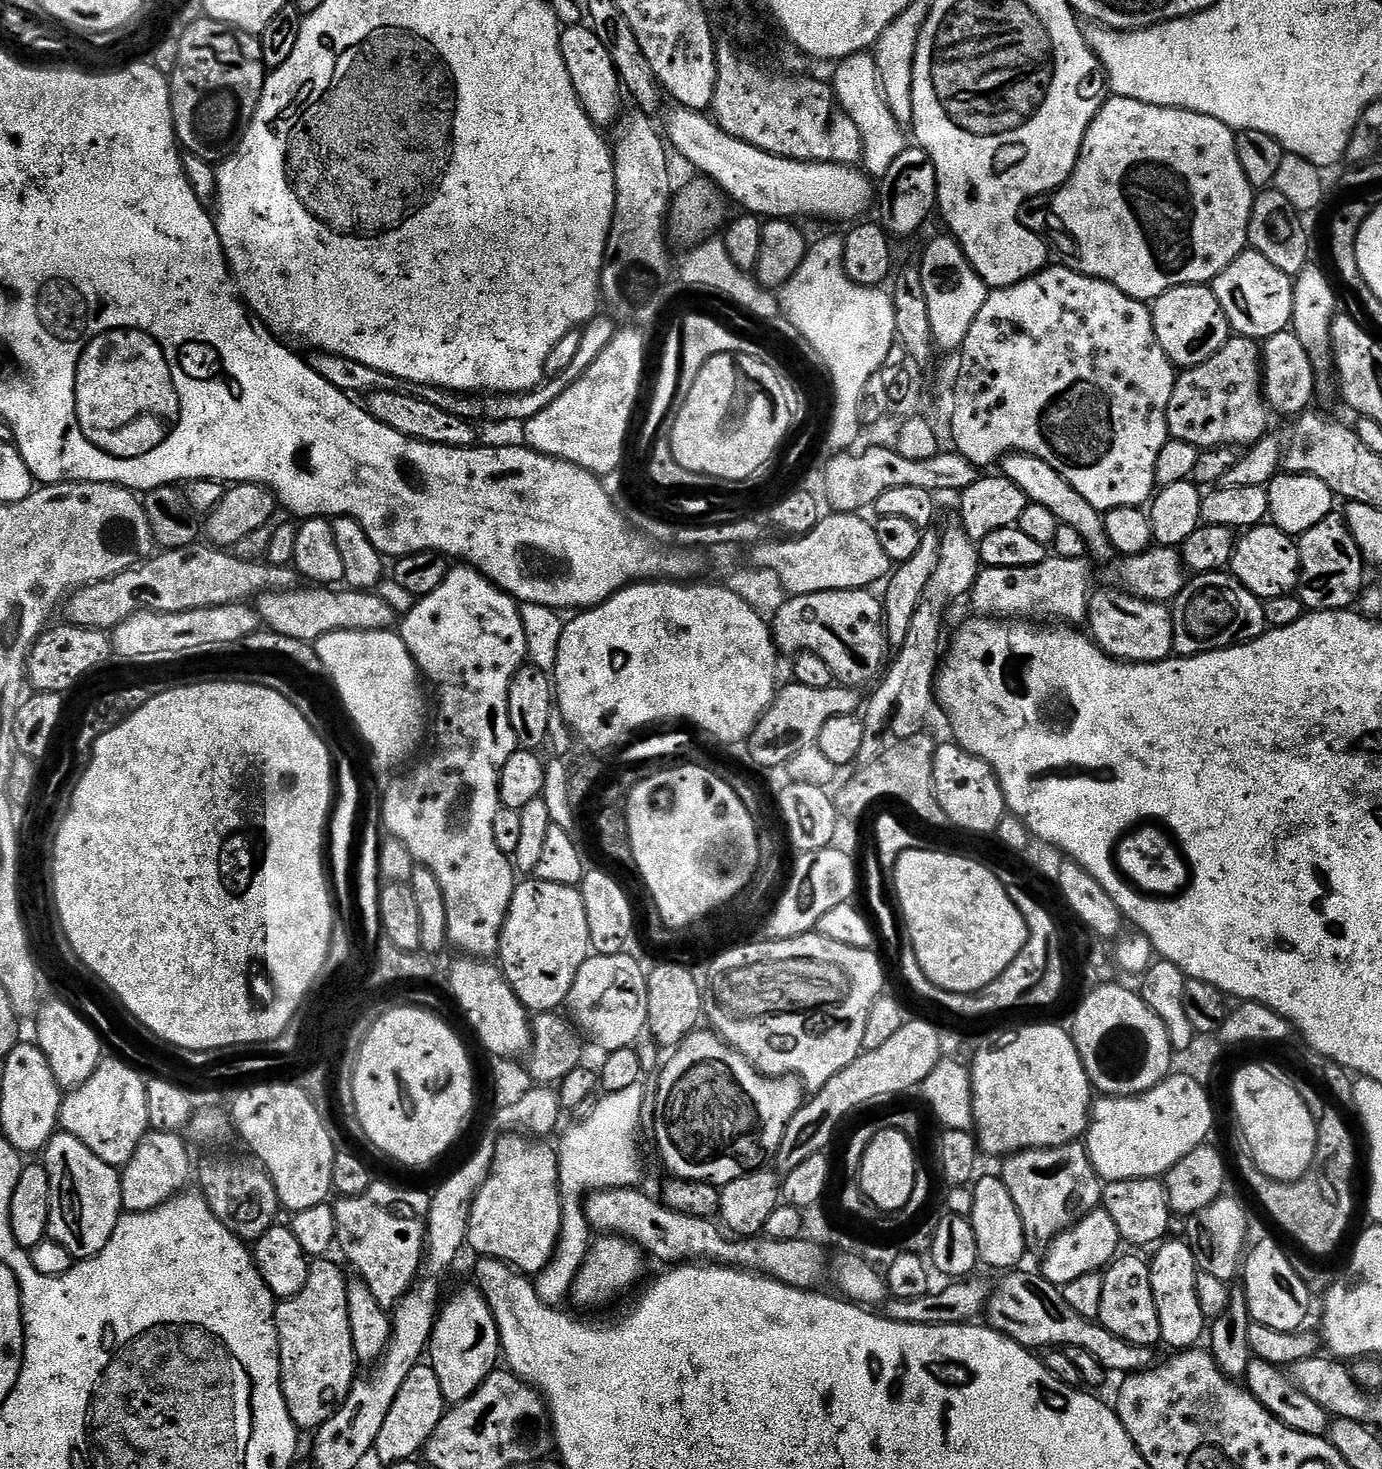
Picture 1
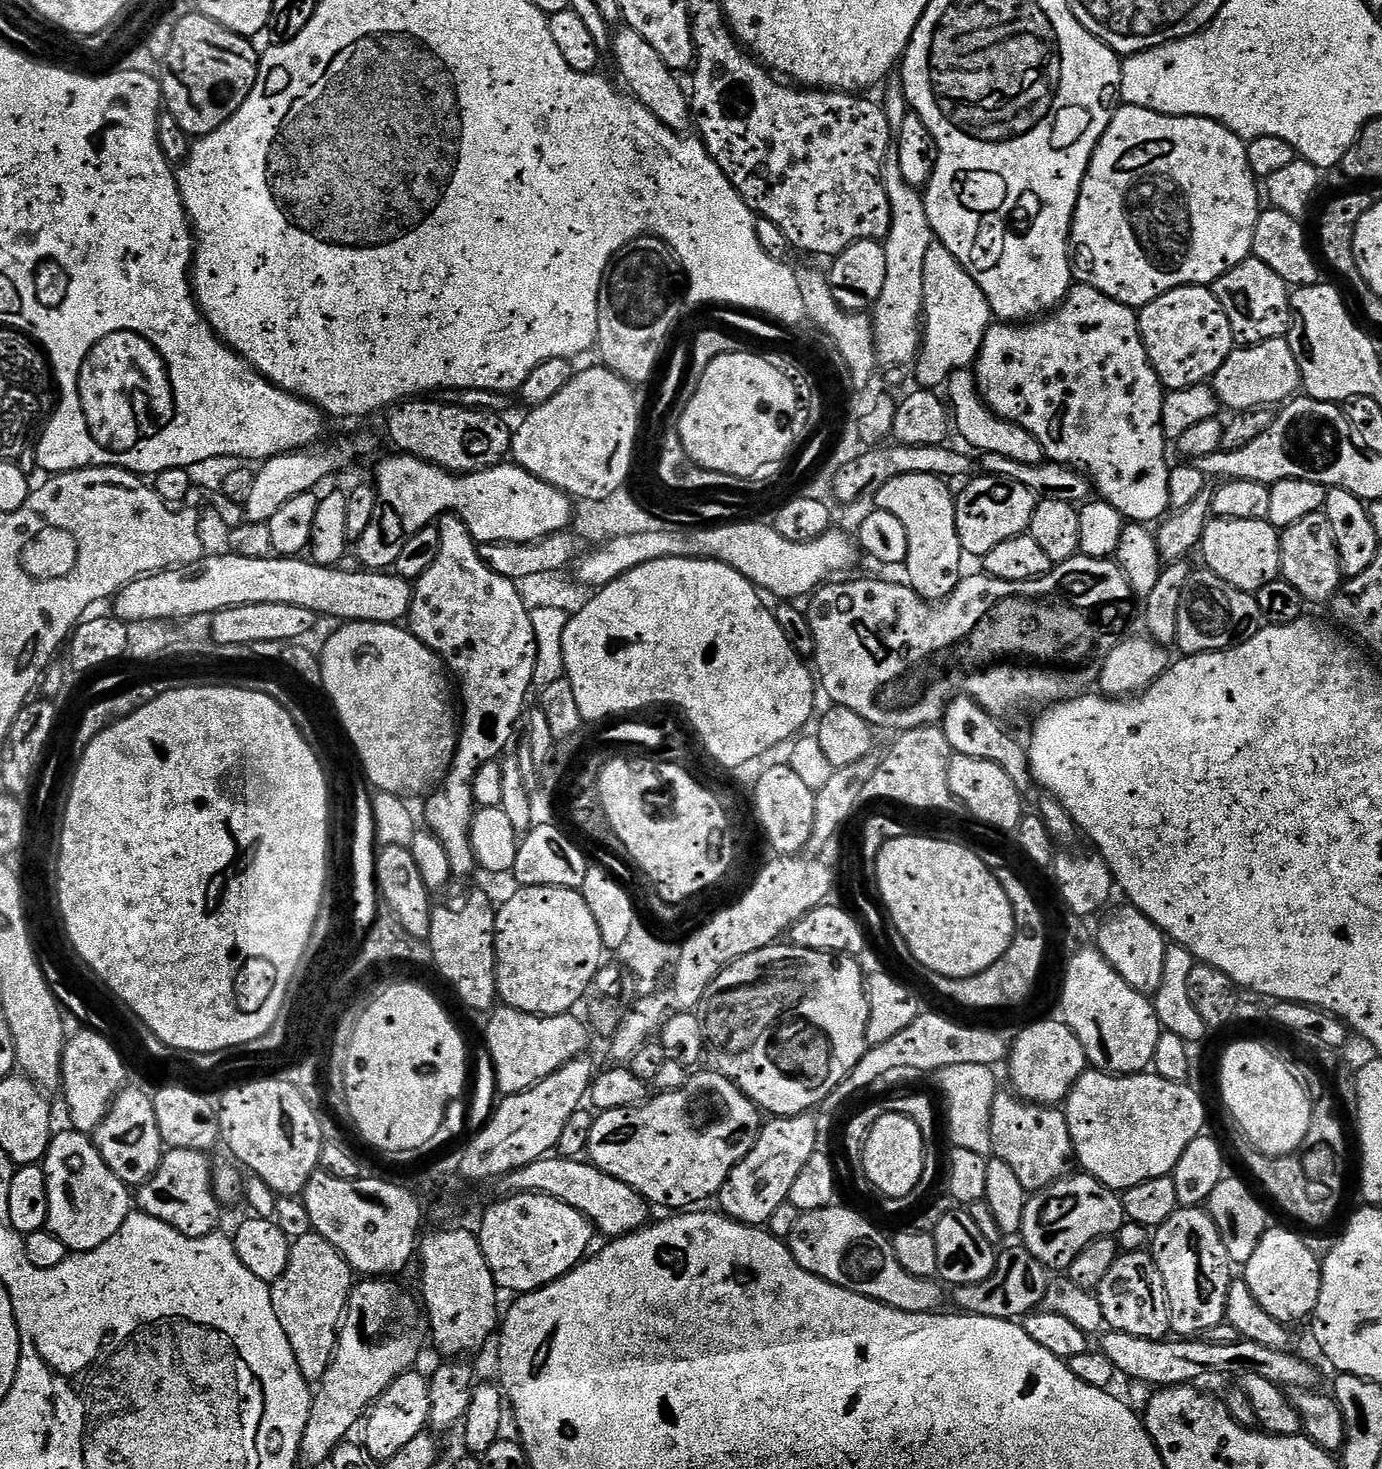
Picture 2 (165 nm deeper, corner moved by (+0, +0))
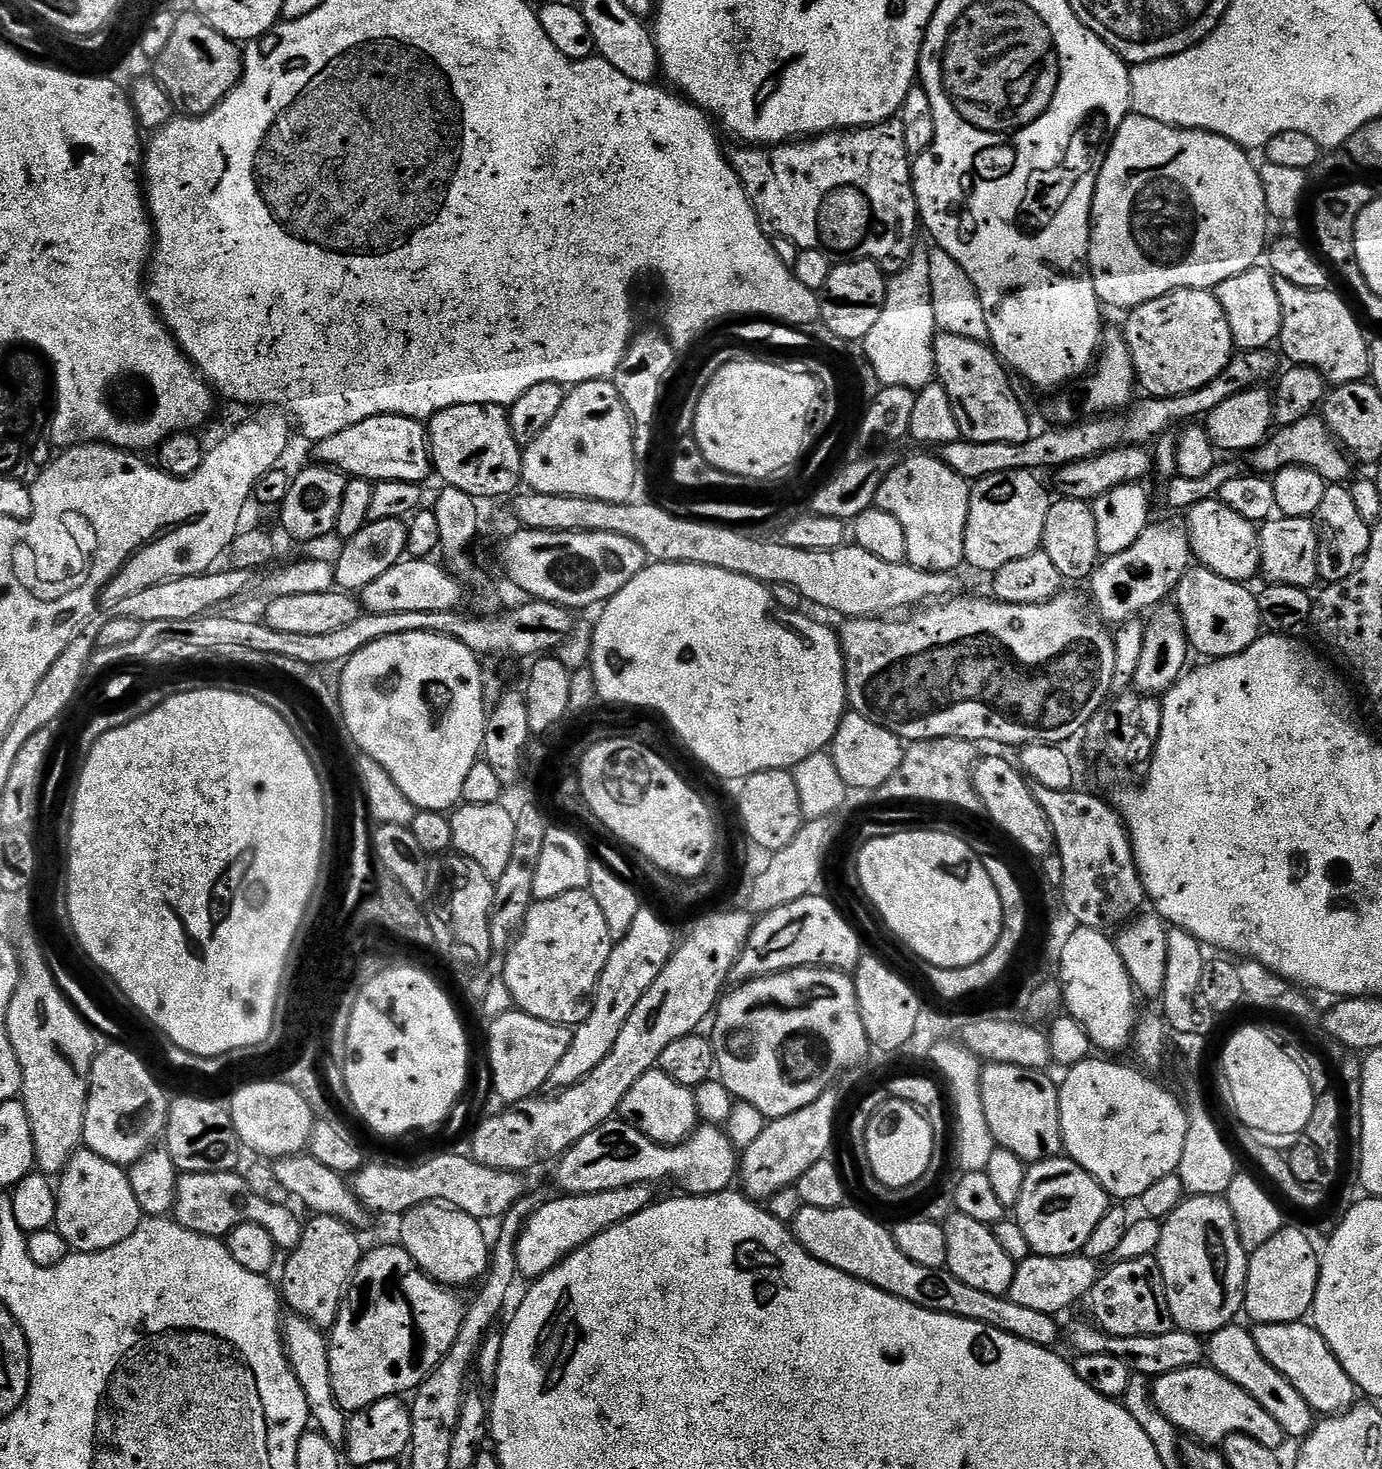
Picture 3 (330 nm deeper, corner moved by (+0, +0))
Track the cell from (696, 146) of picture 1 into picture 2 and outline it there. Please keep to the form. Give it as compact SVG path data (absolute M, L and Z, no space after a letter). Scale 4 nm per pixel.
M627 26L621 29L620 33L616 32L611 37L610 56L611 59L616 59L616 68L620 71L625 86L629 88L627 91L639 104L646 106L646 110L650 110L650 114L654 114L658 122L662 122L668 128L673 128L678 133L683 133L684 127L687 124L689 127L690 124L690 96L685 85L684 88L680 85L680 80L676 77L679 75L666 66L658 50L654 50L654 46L650 46L650 42L642 38L642 34L638 34Z

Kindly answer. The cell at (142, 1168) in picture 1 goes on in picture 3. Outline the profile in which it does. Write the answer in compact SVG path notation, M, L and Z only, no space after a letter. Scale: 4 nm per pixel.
M186 1172L176 1181L174 1219L186 1230L203 1236L227 1237L232 1229L243 1224L262 1226L274 1238L277 1249L291 1250L298 1246L304 1224L284 1204L275 1204L252 1189L246 1177L234 1172Z

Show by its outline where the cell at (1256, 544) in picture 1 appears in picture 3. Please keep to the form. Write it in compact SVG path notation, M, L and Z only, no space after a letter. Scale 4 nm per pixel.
M1202 498L1194 507L1187 509L1188 545L1192 548L1195 563L1209 568L1214 574L1234 581L1235 584L1252 582L1260 572L1260 534L1257 525L1251 524L1242 514L1234 514L1218 498Z

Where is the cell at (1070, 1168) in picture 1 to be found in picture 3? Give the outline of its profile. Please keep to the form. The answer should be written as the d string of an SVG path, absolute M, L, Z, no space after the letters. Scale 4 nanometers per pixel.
M999 1062L985 1063L980 1070L982 1110L986 1110L990 1134L996 1139L999 1147L1018 1154L1018 1158L1028 1166L1039 1164L1042 1160L1057 1159L1064 1152L1064 1135L1060 1121L1060 1089L1057 1081L1052 1081L1048 1074L1044 1070Z

